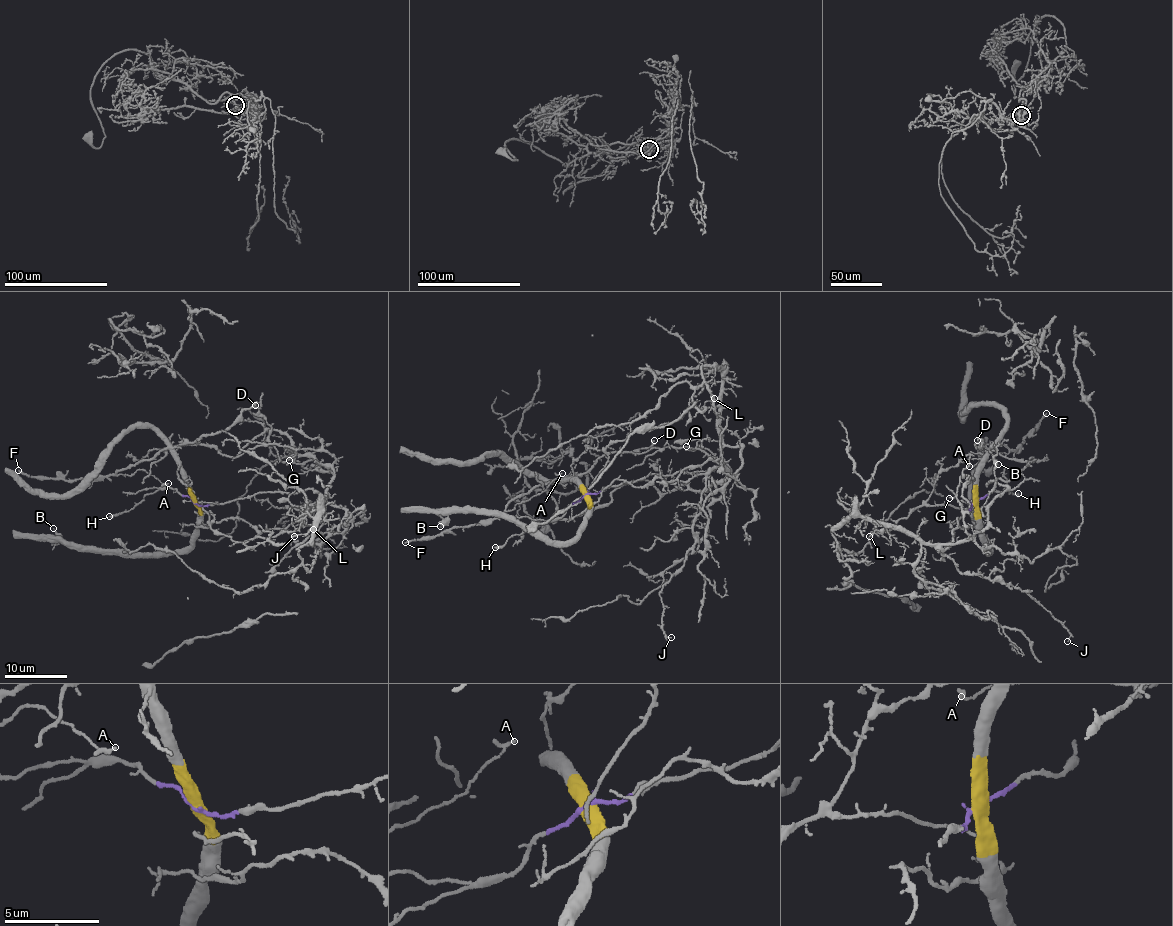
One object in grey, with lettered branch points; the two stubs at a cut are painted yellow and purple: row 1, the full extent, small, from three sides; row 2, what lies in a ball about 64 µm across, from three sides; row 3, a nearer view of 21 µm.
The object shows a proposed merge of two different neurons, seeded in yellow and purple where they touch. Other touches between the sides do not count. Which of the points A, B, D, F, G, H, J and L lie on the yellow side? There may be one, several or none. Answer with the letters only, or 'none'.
A, B, D, F

